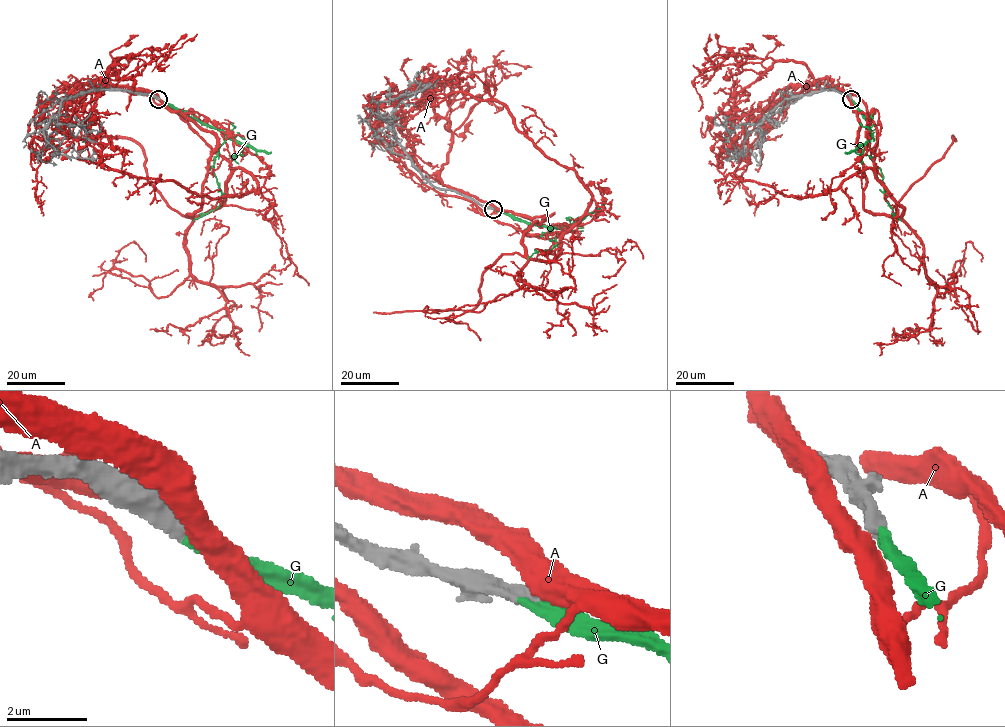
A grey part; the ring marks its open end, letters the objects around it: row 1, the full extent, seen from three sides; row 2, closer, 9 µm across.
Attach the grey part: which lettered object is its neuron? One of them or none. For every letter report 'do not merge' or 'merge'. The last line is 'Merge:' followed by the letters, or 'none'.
A: do not merge
G: merge
Merge: G

